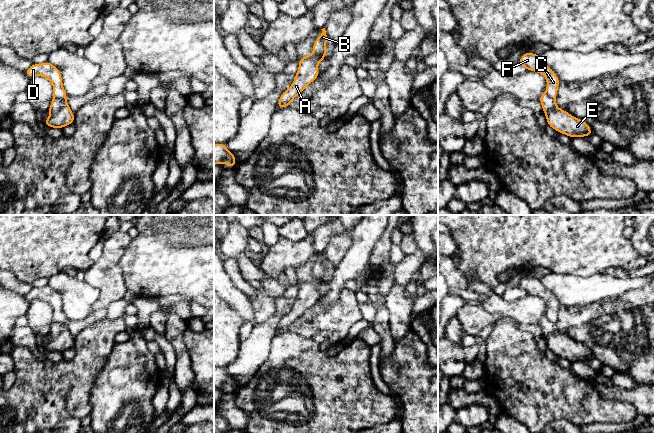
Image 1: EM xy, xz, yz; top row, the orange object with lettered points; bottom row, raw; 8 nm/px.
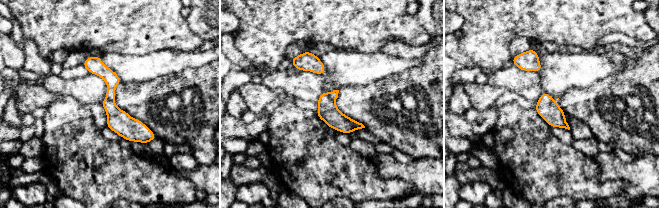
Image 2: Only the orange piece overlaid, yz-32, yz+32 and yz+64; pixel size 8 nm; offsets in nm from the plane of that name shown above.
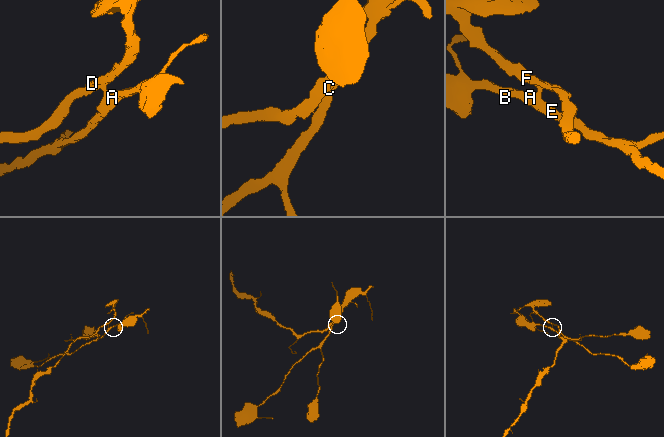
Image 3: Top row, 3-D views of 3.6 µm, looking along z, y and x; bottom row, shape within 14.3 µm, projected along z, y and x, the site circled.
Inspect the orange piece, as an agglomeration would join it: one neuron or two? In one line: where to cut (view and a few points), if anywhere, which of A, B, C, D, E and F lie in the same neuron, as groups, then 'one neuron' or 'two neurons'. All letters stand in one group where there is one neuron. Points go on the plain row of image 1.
xy (54, 321), (64, 323) | A B E / C D F | two neurons

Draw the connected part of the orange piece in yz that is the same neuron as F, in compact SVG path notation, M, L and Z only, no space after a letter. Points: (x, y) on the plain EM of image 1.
M527 275L520 281L518 288L524 290L526 294L543 299L547 304L546 317L551 322L556 322L560 304L554 295L542 285L540 279Z

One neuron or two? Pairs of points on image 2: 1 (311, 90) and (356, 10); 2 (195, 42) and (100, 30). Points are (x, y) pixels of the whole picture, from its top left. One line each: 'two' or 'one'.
1: two
2: one

